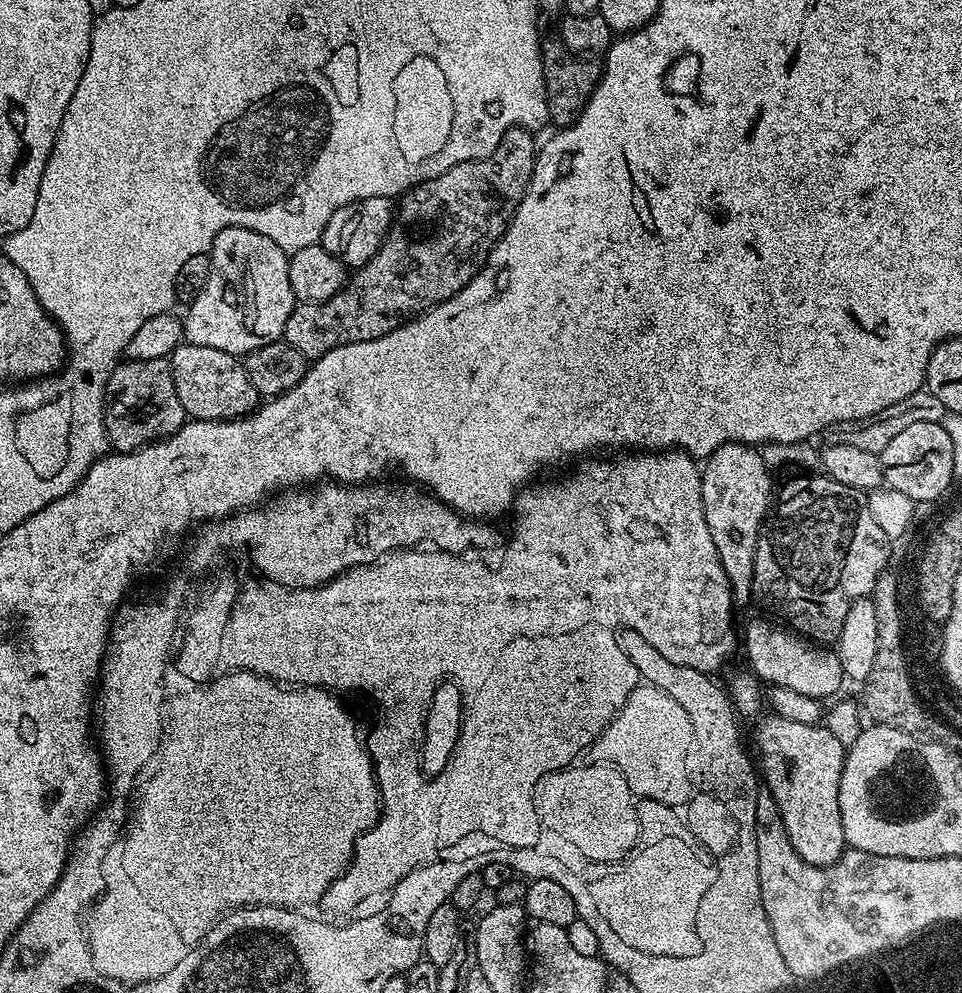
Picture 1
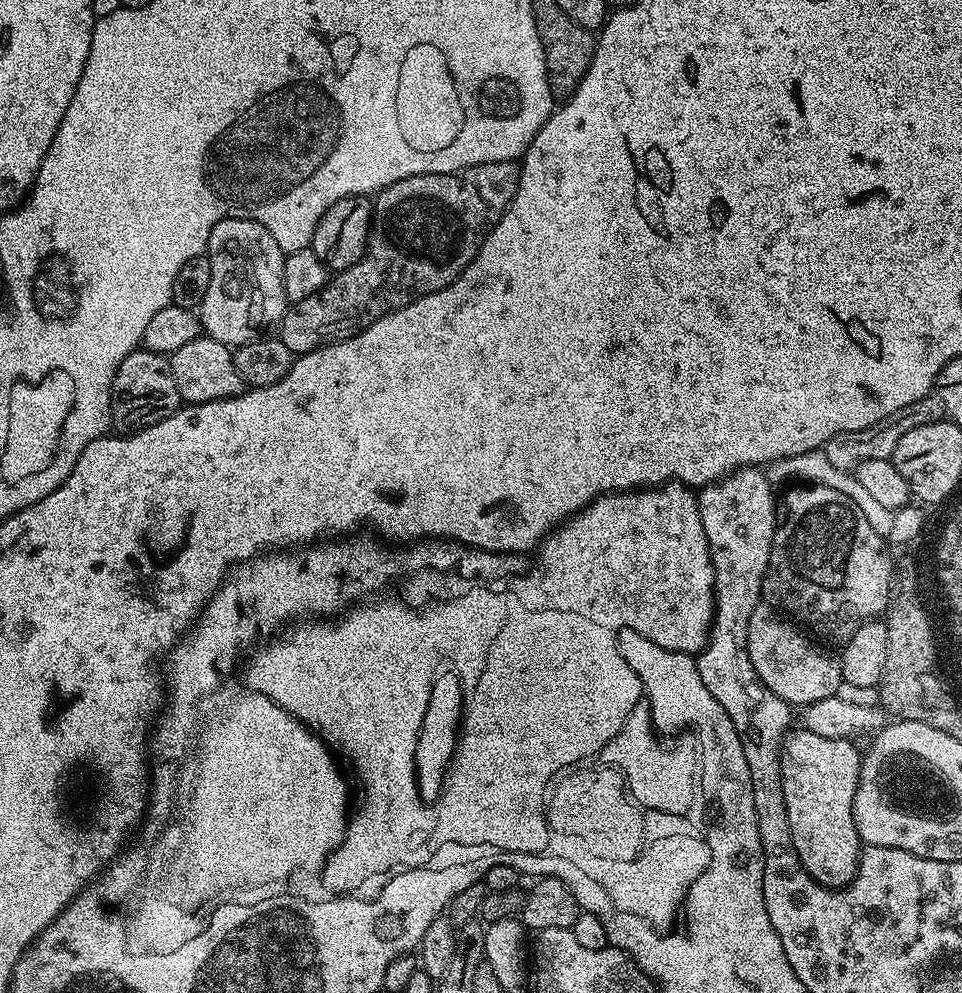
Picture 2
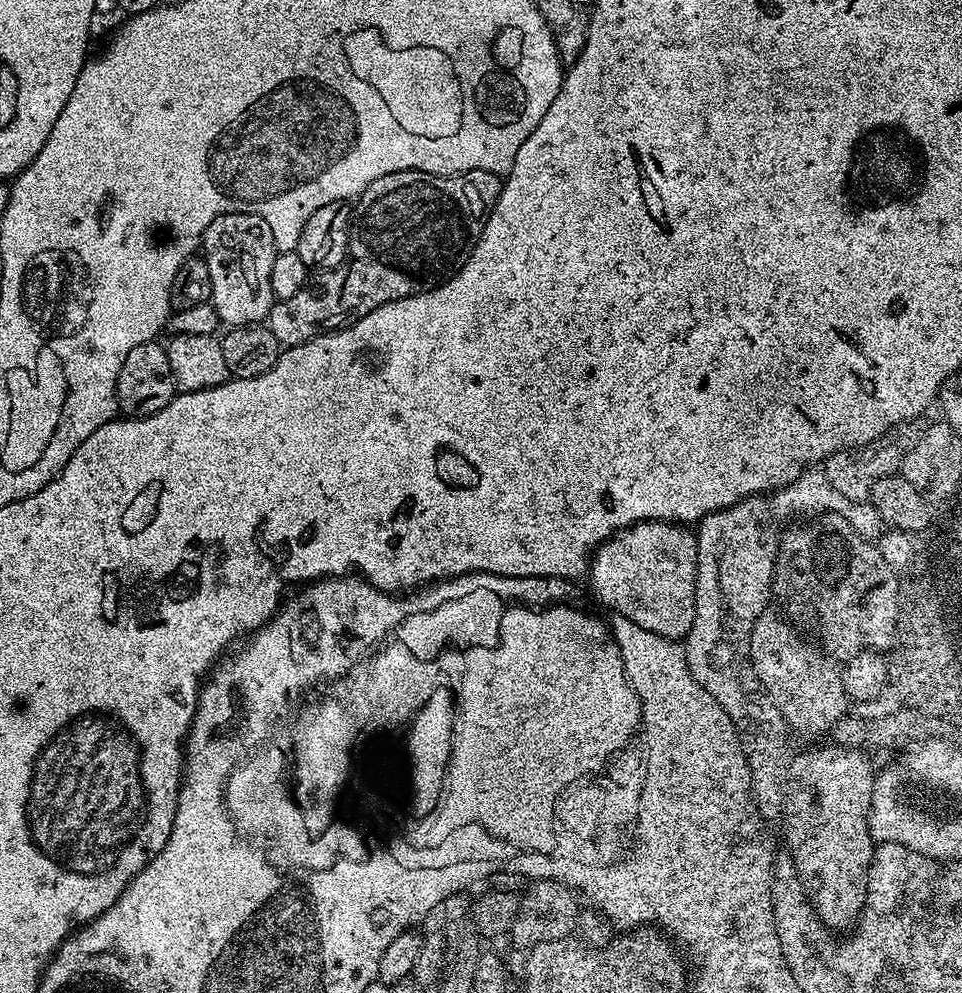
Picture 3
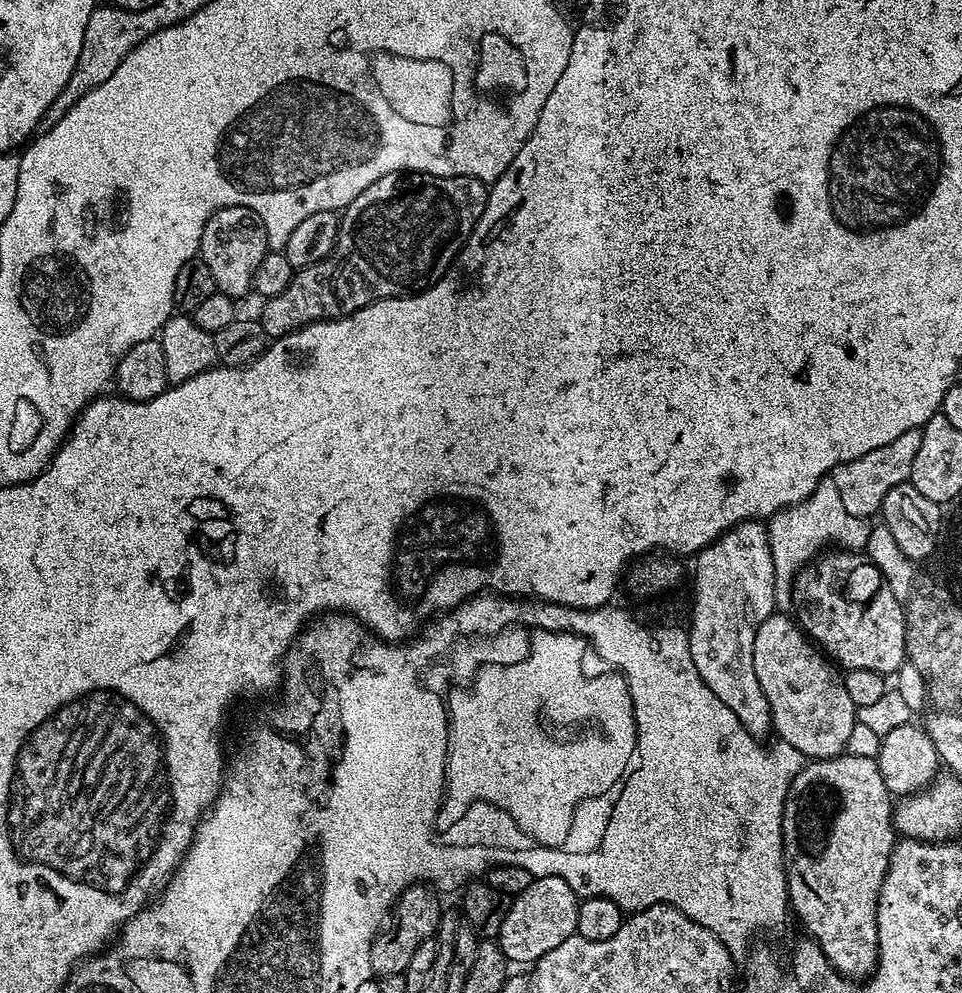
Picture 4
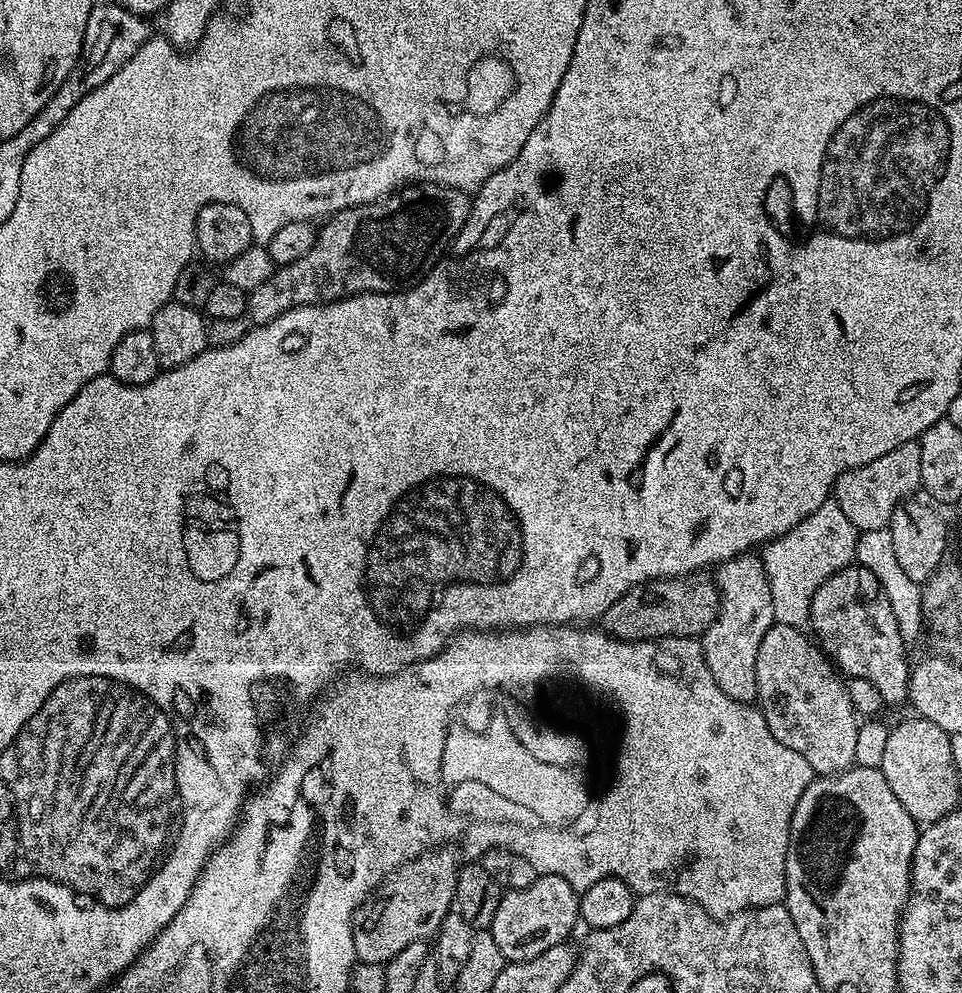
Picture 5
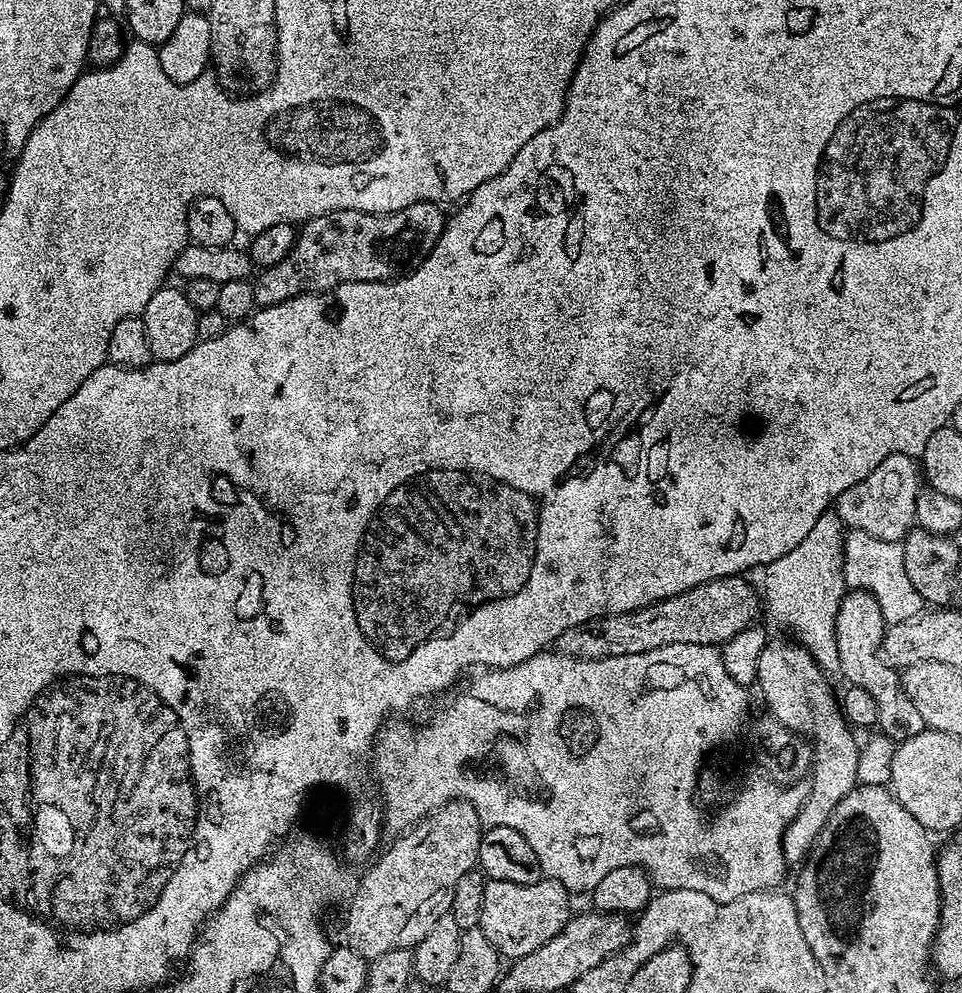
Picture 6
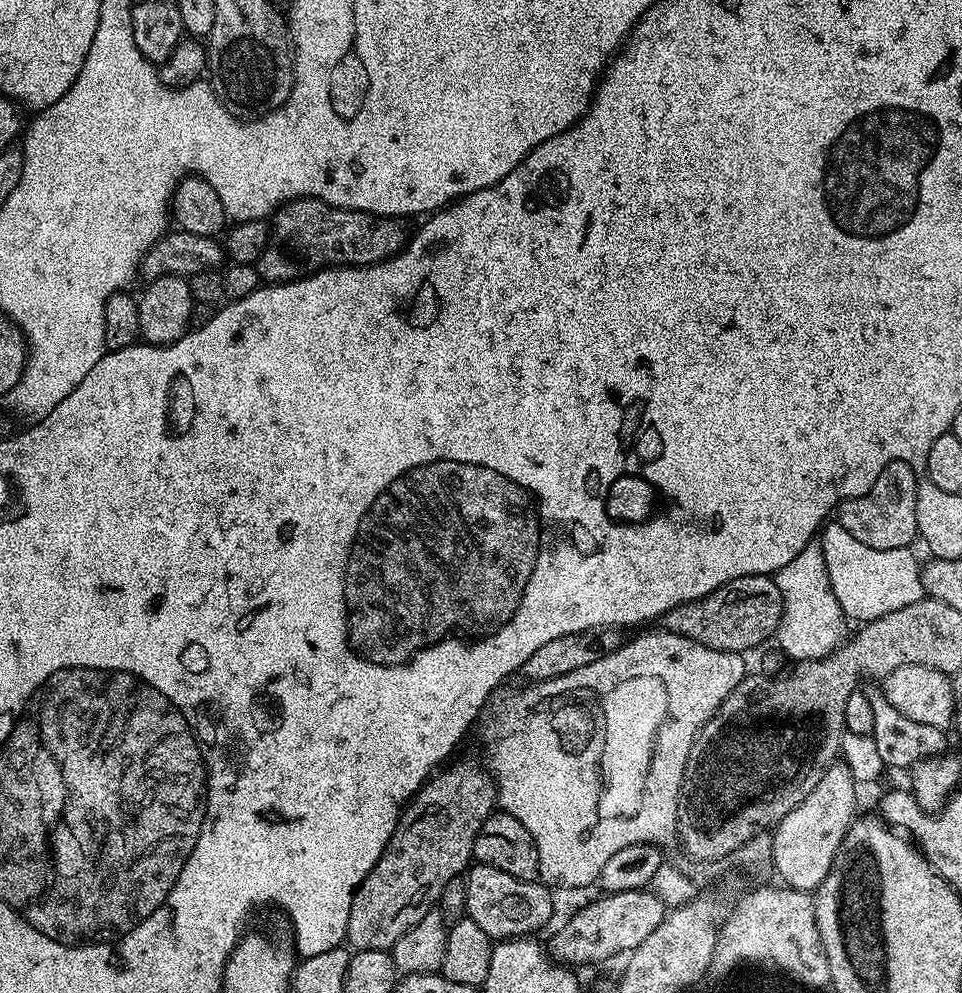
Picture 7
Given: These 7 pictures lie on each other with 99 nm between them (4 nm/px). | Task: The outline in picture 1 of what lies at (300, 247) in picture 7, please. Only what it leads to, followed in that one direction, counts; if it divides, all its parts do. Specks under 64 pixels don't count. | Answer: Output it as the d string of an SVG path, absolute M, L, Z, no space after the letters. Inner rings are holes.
M511 128L494 154L481 160L458 162L458 166L450 166L450 170L438 174L438 178L409 187L395 209L392 229L374 258L355 269L348 283L329 300L321 300L318 304L297 303L290 318L286 318L284 343L314 361L338 346L382 338L407 320L446 302L446 298L454 298L454 294L468 285L476 271L488 261L488 253L500 241L500 235L506 231L512 215L528 193L538 155L538 144L532 141L532 136L527 128Z

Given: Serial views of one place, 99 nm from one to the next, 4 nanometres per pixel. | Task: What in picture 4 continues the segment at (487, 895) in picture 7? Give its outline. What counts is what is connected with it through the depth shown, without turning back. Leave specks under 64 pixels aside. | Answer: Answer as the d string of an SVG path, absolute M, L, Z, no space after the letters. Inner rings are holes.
M560 877L533 879L528 889L509 903L508 912L498 933L500 949L513 965L535 965L547 952L554 950L576 931L576 915L580 905L577 894Z

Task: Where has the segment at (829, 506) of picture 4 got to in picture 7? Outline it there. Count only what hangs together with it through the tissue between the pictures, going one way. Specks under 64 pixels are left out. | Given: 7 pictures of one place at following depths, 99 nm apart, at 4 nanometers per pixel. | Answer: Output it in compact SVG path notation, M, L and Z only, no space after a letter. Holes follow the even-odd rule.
M819 543L806 545L792 561L774 573L774 579L778 594L782 596L780 625L776 627L774 637L775 643L780 643L779 651L785 657L788 655L792 662L821 660L832 655L846 639L846 617L842 606L838 606L838 598L832 593Z

